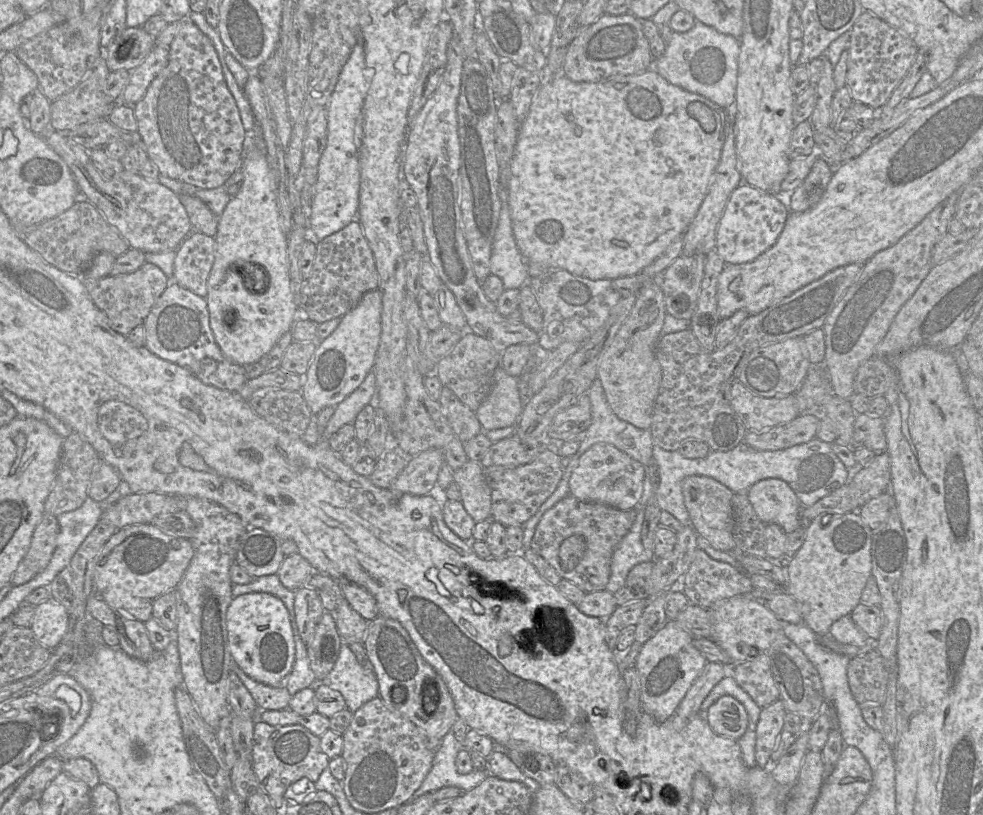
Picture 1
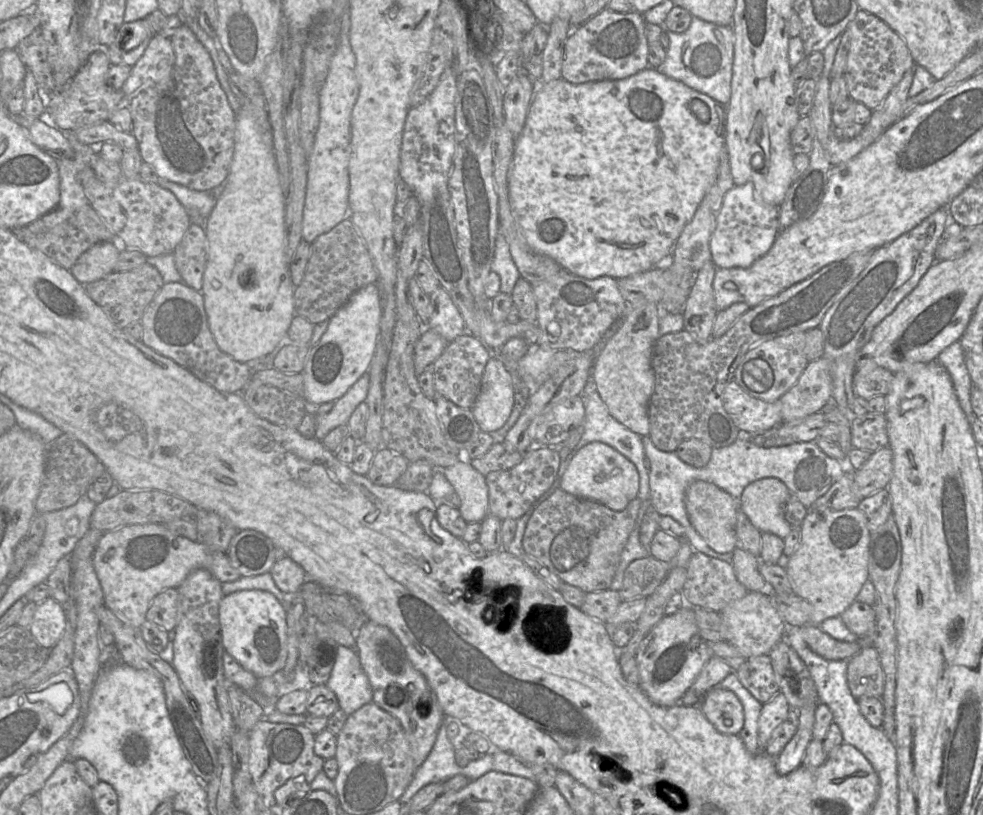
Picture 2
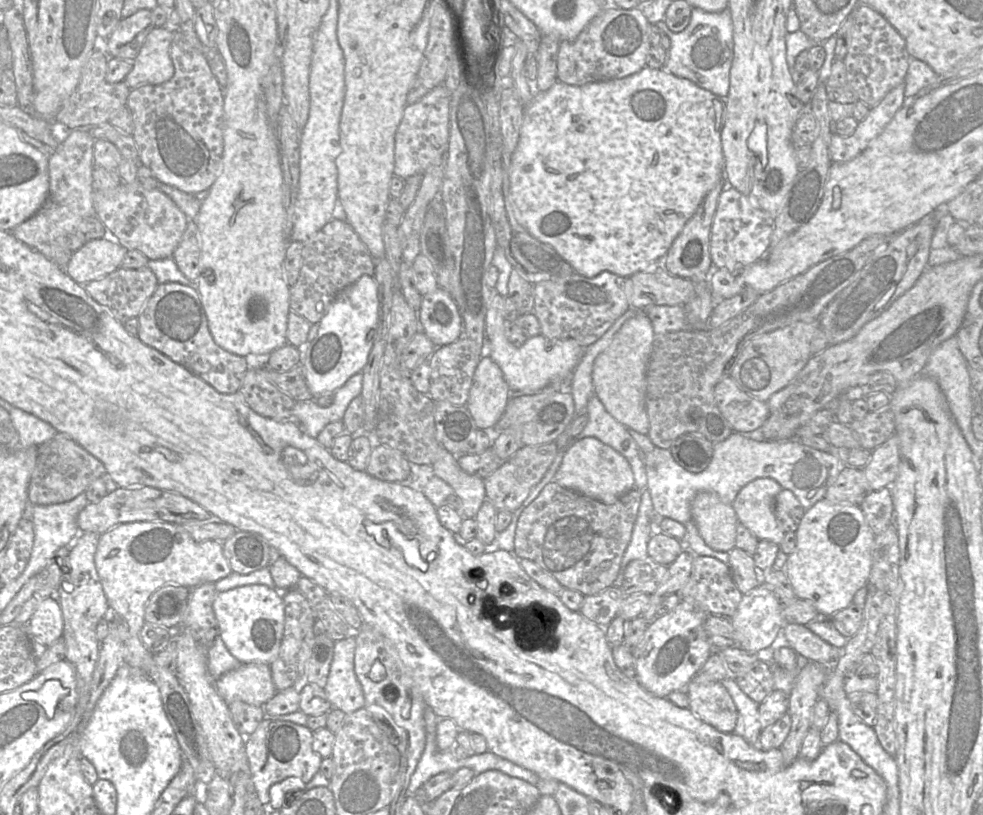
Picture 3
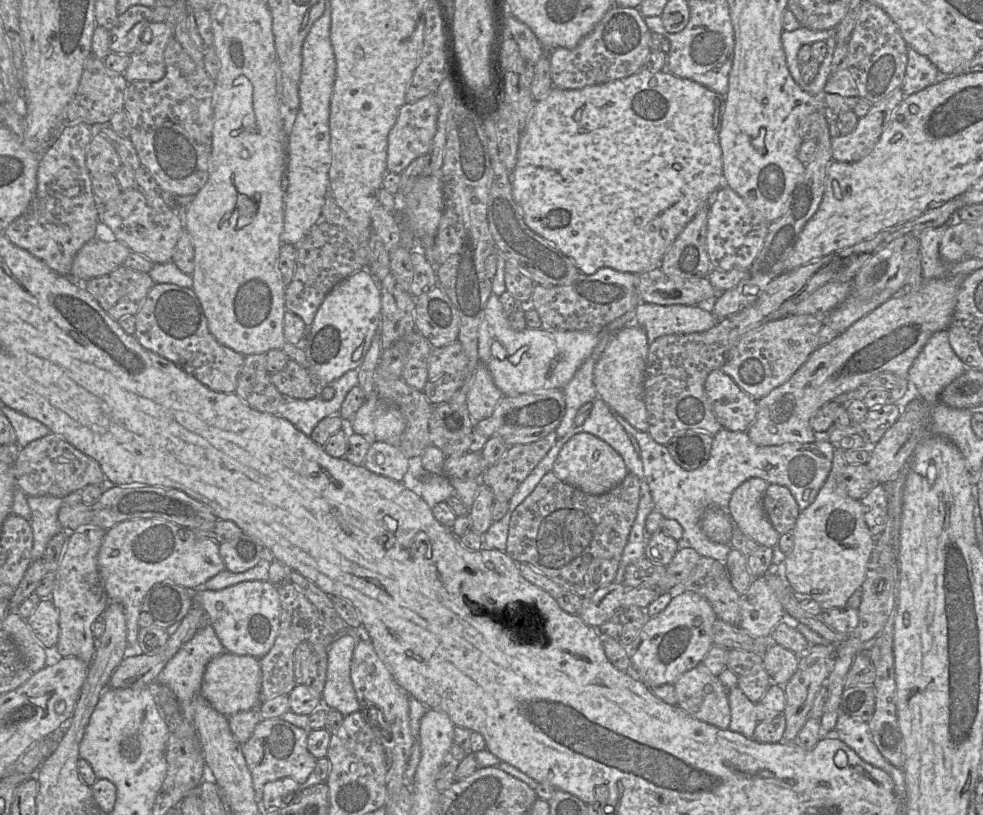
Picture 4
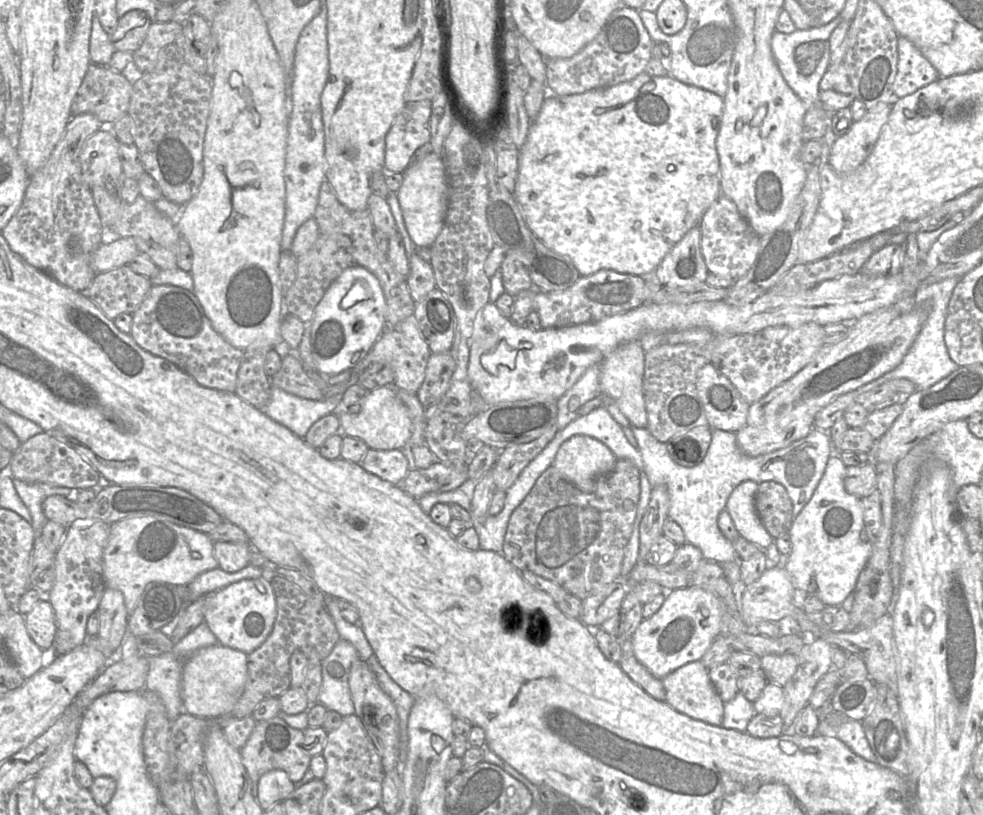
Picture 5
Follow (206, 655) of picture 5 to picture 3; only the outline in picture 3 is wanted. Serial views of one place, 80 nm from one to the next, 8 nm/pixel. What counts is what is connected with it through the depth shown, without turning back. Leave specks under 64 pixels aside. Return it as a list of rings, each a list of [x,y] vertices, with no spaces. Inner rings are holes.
[[[264,663],[241,664],[215,680],[219,695],[229,705],[243,701],[254,706],[263,706],[276,693],[270,666]]]

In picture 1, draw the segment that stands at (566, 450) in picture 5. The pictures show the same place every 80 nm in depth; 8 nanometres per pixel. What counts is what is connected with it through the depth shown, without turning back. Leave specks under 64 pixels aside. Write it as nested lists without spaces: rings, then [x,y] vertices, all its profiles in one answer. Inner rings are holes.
[[[597,443],[579,458],[569,479],[570,495],[586,502],[605,504],[618,510],[635,508],[643,493],[644,466],[609,443]]]

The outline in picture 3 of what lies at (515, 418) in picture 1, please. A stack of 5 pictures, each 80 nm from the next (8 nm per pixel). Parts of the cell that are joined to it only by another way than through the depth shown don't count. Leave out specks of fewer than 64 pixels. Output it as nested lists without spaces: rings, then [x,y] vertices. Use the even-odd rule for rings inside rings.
[[[483,355],[473,377],[466,407],[476,426],[494,428],[511,397],[510,388],[500,367],[488,355]]]

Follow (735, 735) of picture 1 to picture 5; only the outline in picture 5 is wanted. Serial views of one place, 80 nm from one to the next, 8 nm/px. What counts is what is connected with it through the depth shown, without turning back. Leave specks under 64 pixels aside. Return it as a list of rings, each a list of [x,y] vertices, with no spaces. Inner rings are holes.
[[[701,660],[689,662],[662,678],[666,691],[666,703],[693,719],[713,726],[721,726],[724,716],[724,702],[716,692],[709,677],[708,668]]]

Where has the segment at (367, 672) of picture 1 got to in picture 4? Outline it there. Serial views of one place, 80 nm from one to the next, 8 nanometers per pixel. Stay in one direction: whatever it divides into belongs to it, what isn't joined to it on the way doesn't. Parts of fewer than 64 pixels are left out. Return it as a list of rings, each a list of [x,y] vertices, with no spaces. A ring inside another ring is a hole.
[[[350,635],[335,638],[327,650],[327,677],[322,692],[323,707],[339,711],[344,717],[359,710],[351,680],[351,662],[358,640]]]

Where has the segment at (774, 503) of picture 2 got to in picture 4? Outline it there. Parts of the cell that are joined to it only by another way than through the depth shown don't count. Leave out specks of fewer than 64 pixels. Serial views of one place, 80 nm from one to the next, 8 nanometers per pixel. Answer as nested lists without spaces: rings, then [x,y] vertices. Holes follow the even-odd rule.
[[[757,477],[744,481],[733,492],[726,512],[744,534],[760,546],[773,548],[780,534],[769,521],[762,504],[768,485]]]

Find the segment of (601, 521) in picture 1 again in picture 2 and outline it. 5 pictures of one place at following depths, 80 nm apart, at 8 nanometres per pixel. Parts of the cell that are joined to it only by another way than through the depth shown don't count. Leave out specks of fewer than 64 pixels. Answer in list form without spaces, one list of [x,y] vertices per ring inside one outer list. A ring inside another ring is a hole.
[[[559,487],[531,515],[521,550],[547,567],[563,583],[575,586],[584,593],[607,590],[634,528],[641,503],[639,497],[636,497],[624,510],[615,511]]]

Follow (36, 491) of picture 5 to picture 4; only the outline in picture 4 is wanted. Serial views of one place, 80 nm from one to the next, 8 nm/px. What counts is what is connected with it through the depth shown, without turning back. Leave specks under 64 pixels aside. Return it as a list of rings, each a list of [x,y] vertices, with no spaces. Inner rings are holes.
[[[75,491],[64,497],[27,496],[31,510],[31,527],[33,532],[33,547],[31,560],[43,557],[47,544],[56,534],[63,530],[58,512],[61,507],[81,502],[81,491]]]

